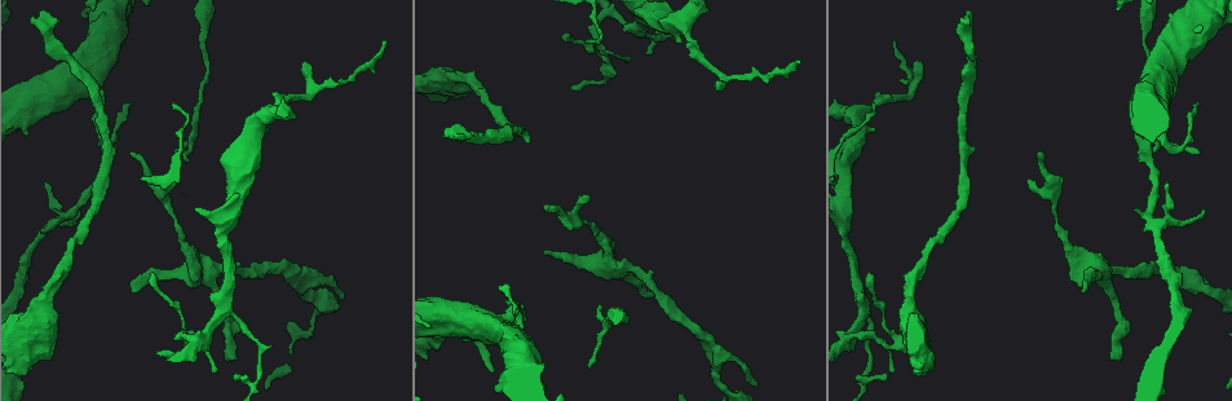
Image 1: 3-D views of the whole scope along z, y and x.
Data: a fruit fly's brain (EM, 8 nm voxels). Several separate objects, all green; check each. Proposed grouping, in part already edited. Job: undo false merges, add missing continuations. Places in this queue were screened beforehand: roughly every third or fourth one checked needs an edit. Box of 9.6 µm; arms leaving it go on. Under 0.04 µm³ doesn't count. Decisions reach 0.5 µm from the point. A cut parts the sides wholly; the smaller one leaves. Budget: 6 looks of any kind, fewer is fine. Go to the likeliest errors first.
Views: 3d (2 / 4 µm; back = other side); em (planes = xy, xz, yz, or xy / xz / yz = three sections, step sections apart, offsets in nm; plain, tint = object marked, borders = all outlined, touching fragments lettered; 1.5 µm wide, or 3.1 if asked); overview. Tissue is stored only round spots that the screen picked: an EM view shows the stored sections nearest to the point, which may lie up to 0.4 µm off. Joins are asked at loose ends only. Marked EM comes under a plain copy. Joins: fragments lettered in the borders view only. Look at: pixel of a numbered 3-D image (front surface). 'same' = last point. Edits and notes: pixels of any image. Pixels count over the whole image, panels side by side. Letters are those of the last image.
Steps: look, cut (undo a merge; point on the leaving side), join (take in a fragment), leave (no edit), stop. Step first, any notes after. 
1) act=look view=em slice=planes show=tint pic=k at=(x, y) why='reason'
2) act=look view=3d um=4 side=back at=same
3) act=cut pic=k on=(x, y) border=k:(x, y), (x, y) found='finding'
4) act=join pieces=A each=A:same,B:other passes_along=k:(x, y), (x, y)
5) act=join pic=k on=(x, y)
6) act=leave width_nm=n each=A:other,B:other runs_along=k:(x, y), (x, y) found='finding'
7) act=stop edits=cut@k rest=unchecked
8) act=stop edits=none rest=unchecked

act=look view=3d um=4 pic=1 at=(1081, 292) why='an open end'

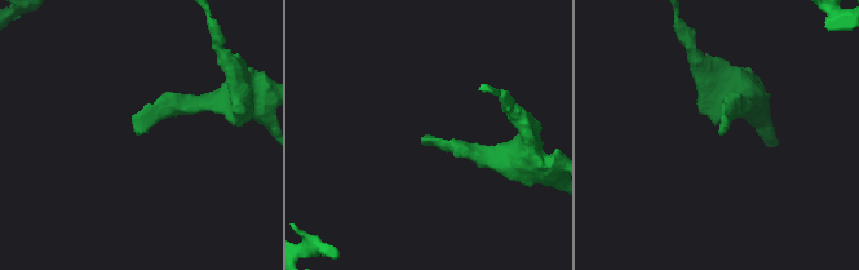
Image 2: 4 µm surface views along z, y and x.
act=look view=em slice=xz step=8 show=borders pic=2 at=(425, 134)

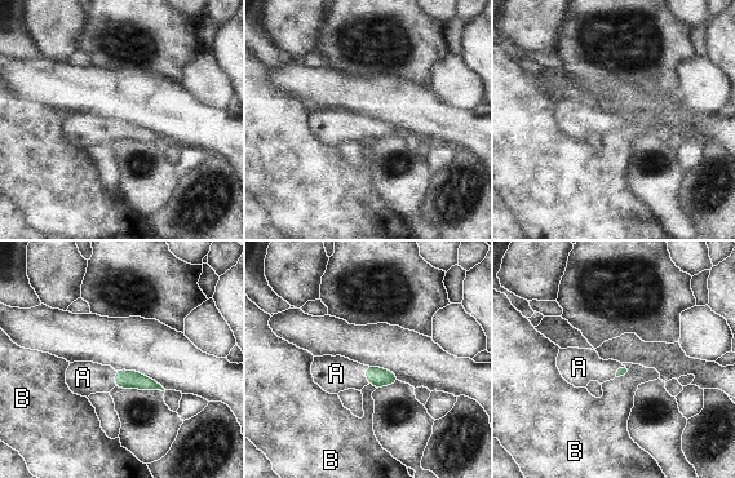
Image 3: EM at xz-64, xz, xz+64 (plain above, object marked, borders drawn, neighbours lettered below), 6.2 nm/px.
act=join pieces=A each=A:same,B:other passes_along=3:(379, 377), (364, 375), (336, 374) found='the neuron continues'

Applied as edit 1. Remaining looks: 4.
act=look view=overview why='see it whole again'

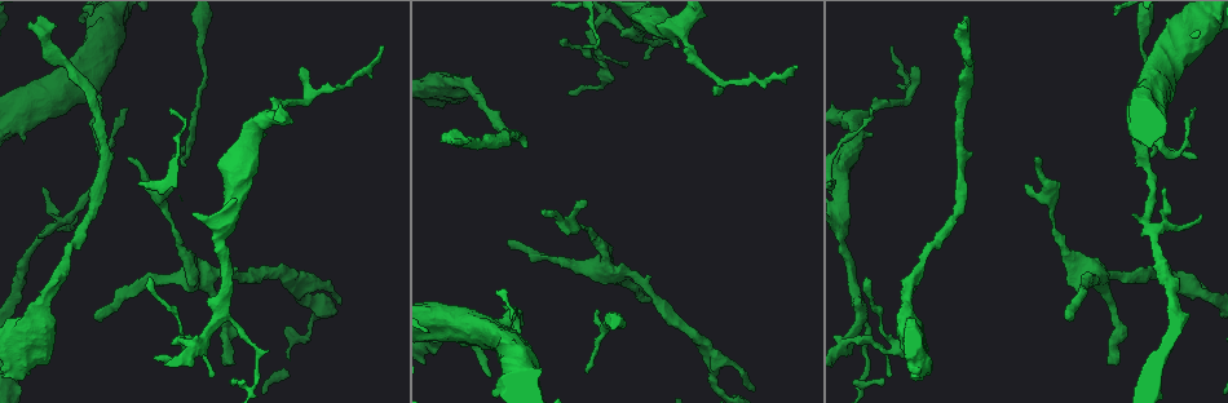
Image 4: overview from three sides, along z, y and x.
act=look view=em slice=yz step=8 show=tint pic=4 at=(488, 373) why='tapers out'

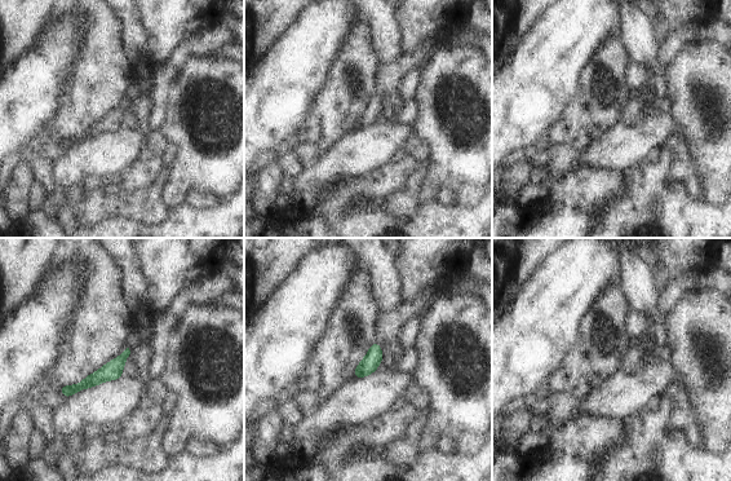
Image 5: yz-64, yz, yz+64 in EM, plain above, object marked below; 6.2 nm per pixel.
act=look view=em slice=planes show=borders at=same why='another direction'

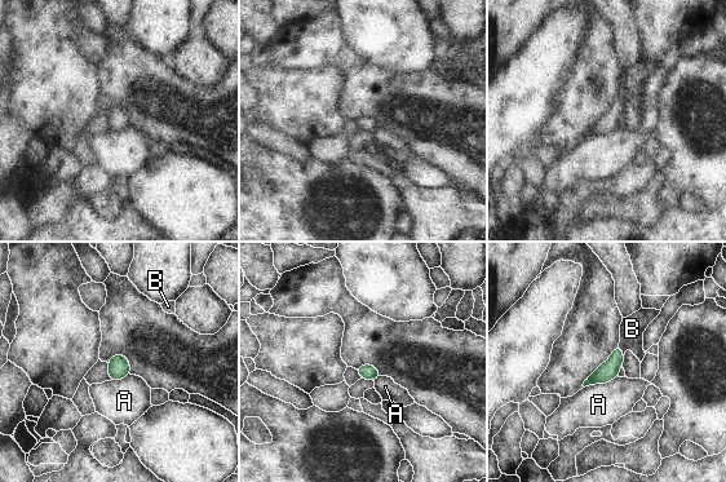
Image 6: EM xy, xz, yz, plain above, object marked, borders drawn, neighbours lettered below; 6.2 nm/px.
act=join pieces=B width_nm=90 each=A:other,B:same found='it goes on there'

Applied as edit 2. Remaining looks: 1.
act=stop edits=join@3,join@6 rest=unchecked

